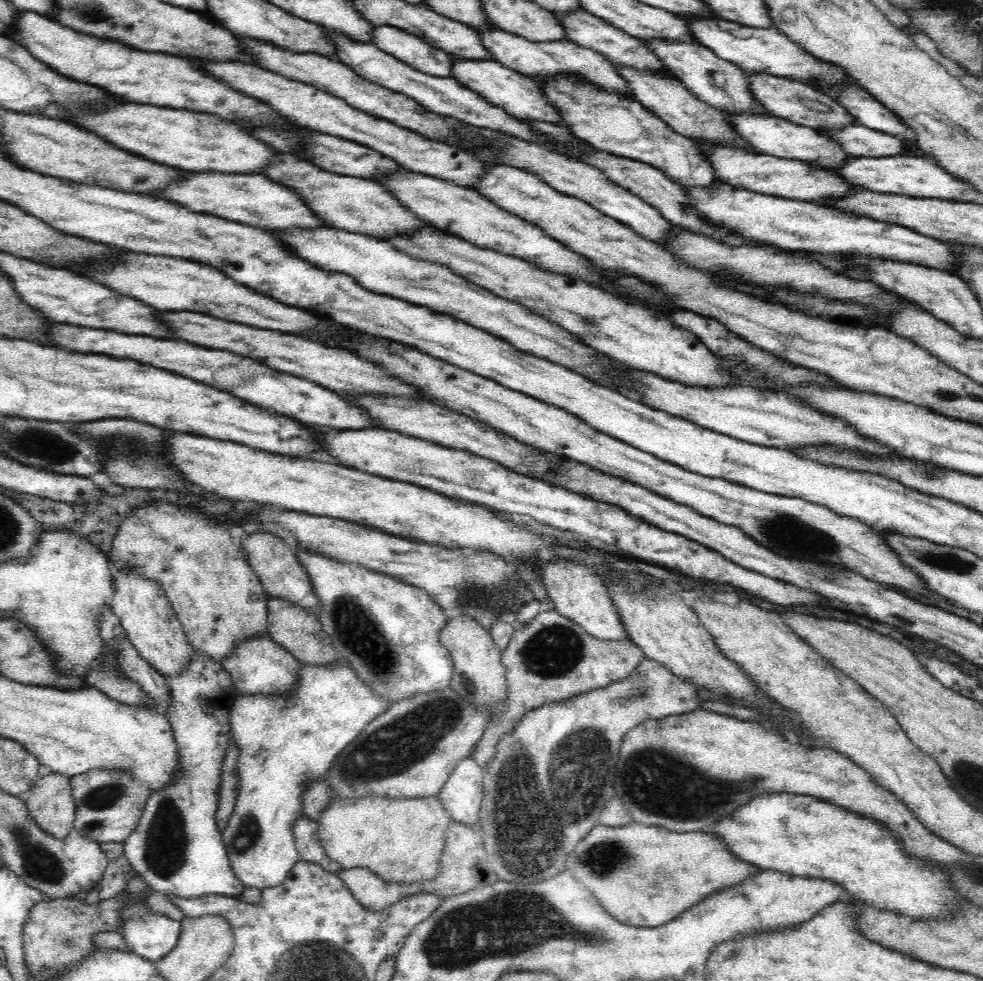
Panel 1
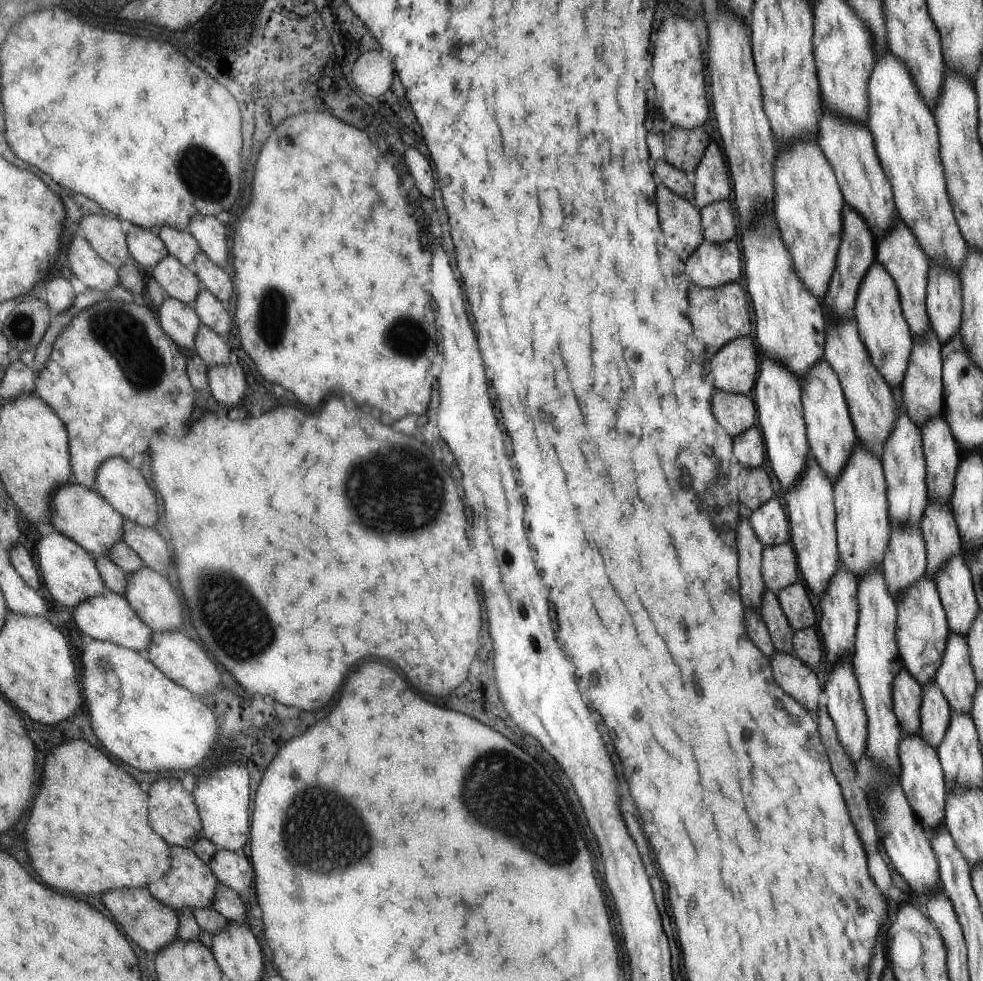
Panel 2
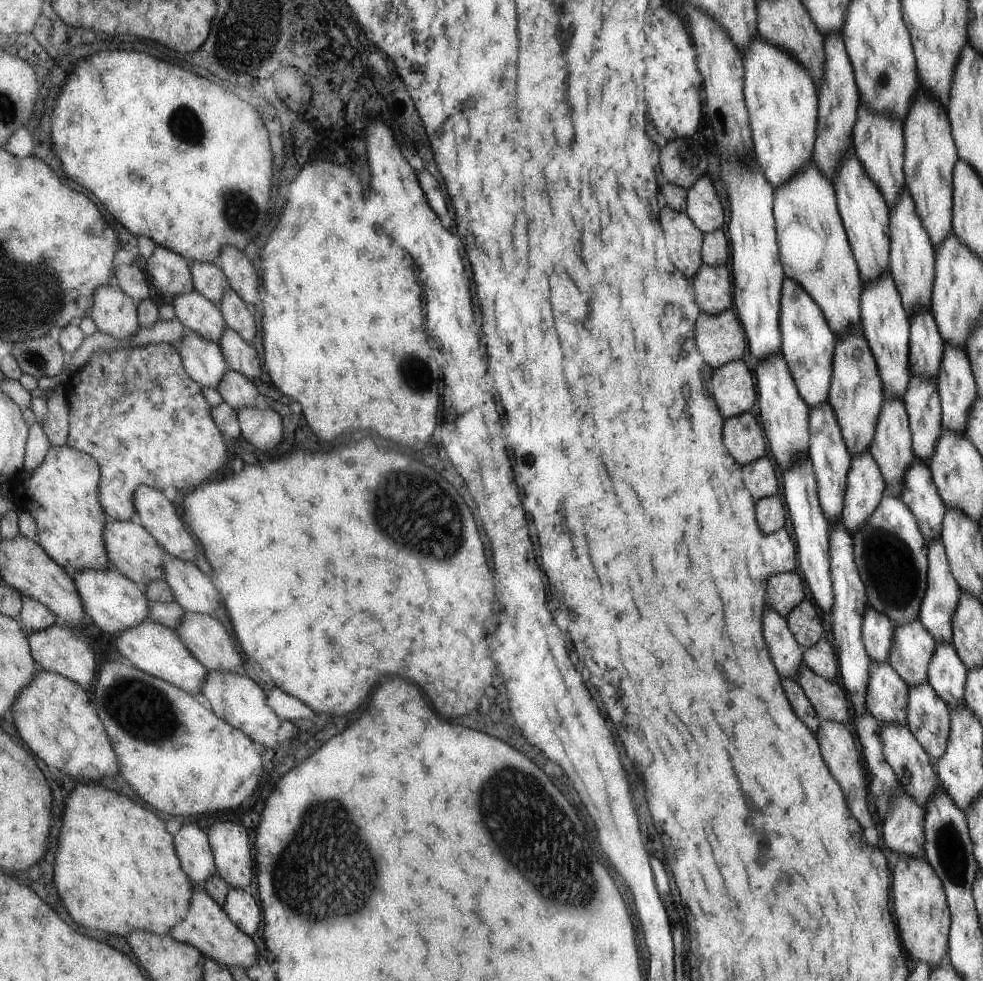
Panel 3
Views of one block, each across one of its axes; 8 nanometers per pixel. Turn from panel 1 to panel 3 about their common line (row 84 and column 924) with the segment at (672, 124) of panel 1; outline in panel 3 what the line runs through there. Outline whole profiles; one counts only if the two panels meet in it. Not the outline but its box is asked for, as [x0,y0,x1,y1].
[887,618,937,688]

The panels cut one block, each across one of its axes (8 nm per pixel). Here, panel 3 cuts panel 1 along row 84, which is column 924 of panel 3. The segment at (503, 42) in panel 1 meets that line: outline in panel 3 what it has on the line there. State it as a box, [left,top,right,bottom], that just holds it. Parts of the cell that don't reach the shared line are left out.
[919,536,962,642]

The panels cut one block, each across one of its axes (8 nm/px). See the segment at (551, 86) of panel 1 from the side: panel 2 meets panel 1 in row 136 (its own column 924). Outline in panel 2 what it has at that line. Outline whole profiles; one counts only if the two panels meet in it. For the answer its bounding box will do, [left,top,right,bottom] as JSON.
[896,574,951,686]

